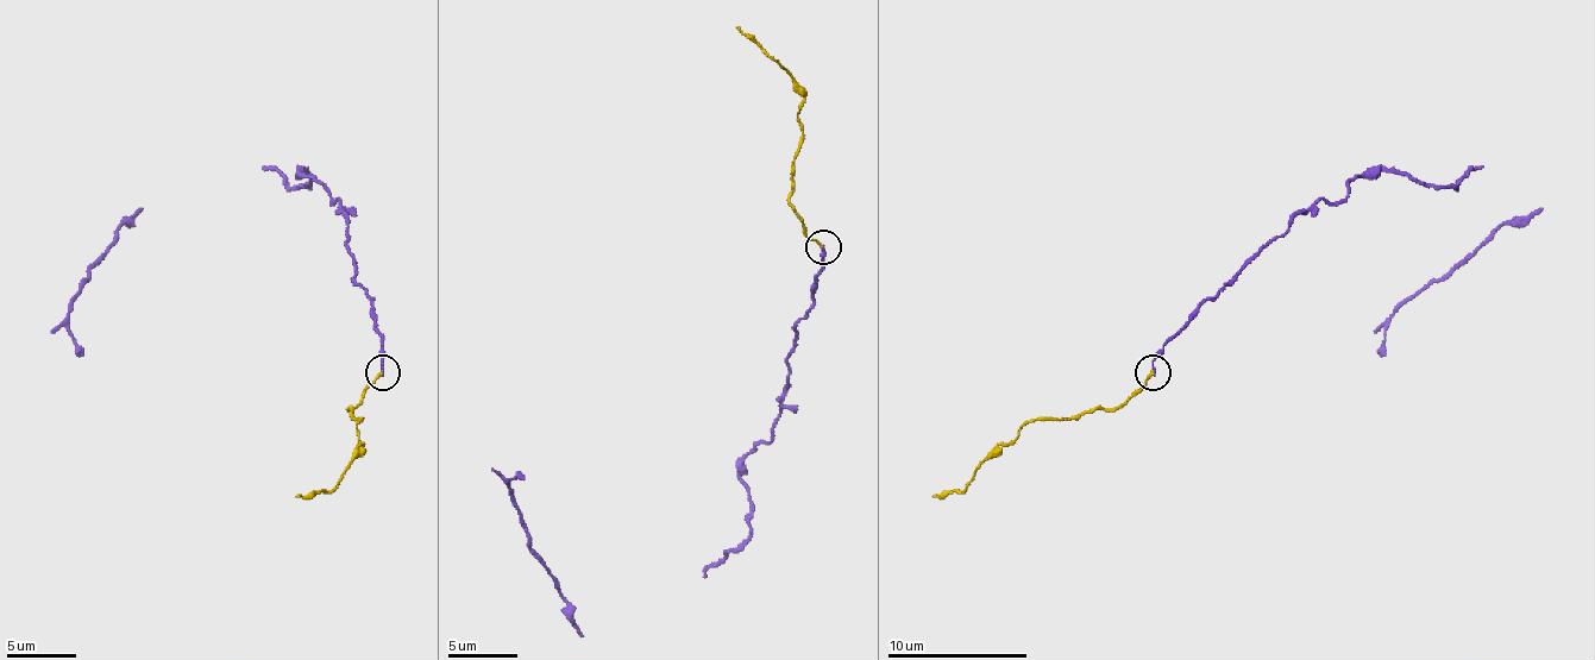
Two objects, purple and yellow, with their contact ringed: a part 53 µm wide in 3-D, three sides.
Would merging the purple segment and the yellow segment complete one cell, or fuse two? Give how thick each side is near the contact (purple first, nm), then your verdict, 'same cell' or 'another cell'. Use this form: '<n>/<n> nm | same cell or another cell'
140/140 nm | another cell

